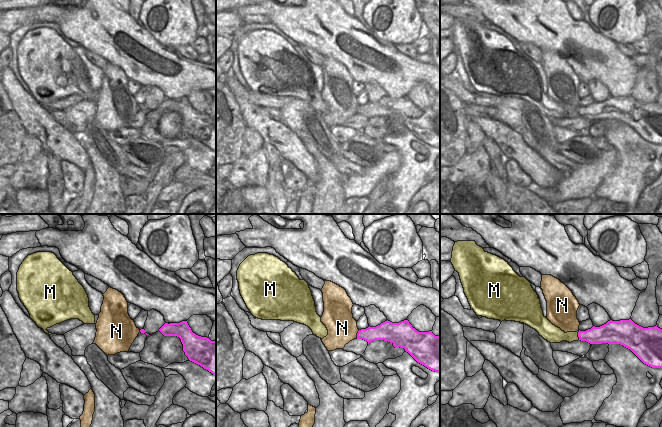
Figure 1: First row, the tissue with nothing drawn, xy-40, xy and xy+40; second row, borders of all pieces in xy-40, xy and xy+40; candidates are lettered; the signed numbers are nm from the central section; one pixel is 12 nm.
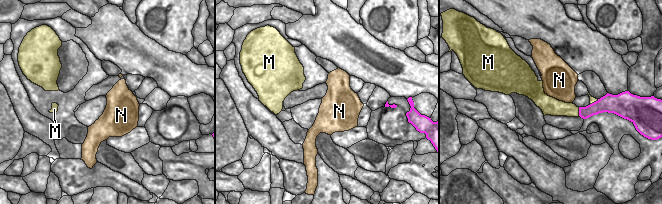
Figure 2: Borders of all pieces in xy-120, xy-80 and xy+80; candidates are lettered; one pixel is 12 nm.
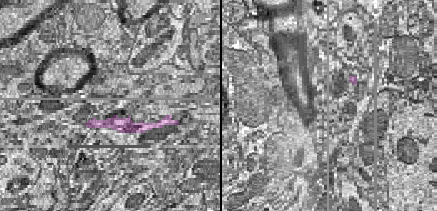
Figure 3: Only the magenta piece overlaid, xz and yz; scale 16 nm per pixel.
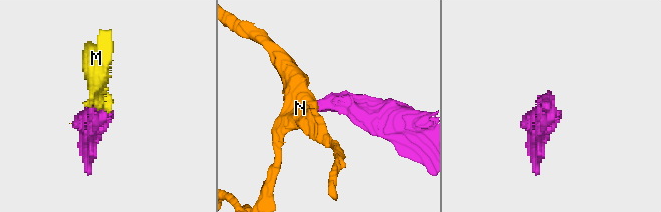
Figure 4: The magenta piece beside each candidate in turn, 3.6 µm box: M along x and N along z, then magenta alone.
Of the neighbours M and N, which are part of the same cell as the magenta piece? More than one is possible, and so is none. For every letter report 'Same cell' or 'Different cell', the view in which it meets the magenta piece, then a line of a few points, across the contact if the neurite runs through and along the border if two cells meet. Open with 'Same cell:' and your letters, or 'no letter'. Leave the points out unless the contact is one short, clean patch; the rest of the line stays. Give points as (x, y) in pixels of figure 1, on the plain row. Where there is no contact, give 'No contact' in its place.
Same cell: M
M: Same cell. Touches magenta in xy+40
N: Different cell. Touches magenta in xy. Line: xy (359, 106), (356, 113)

